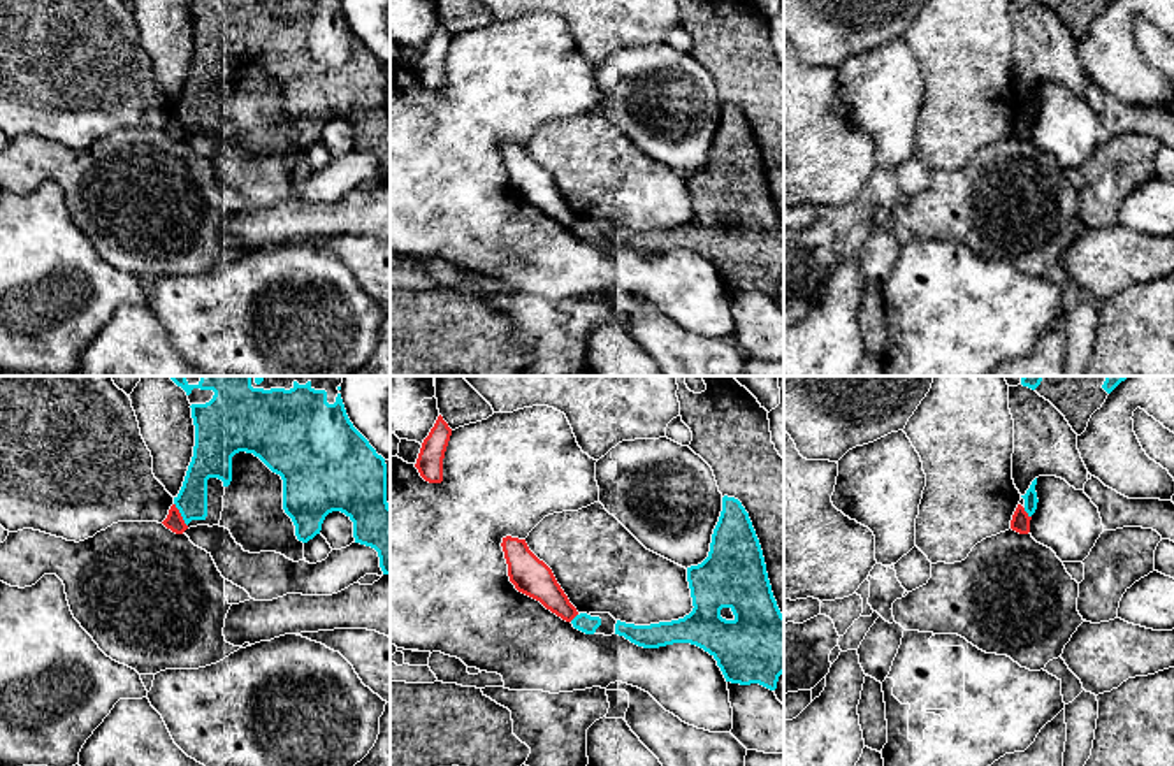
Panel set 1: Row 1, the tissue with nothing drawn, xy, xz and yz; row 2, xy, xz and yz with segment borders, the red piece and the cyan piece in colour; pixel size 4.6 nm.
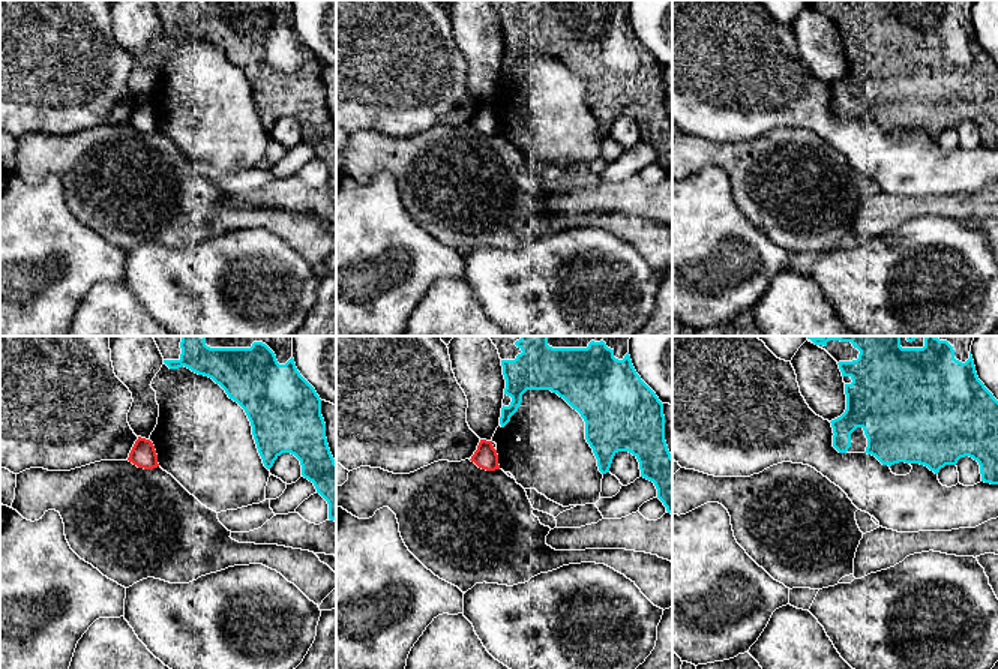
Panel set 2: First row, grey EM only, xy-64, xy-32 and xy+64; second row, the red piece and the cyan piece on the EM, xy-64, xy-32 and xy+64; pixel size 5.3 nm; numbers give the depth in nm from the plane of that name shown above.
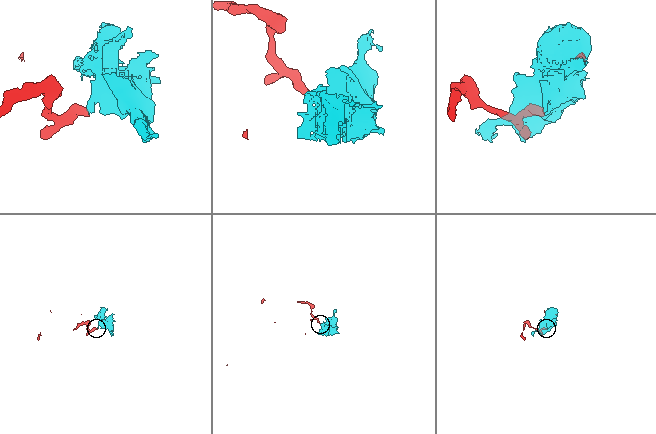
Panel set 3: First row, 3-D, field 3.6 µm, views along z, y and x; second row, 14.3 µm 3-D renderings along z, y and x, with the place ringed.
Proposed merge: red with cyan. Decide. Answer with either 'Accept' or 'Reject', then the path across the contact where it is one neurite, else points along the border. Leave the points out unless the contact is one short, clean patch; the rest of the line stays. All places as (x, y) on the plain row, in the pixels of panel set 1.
Reject. Boundary: xy (174, 109), (187, 132)

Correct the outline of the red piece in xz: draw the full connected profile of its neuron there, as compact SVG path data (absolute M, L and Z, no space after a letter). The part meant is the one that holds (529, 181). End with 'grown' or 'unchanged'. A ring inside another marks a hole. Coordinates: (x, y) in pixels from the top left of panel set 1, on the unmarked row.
M506 142L501 153L508 170L510 188L518 199L540 207L566 228L571 228L578 221L552 176L529 156L525 146Z; unchanged

